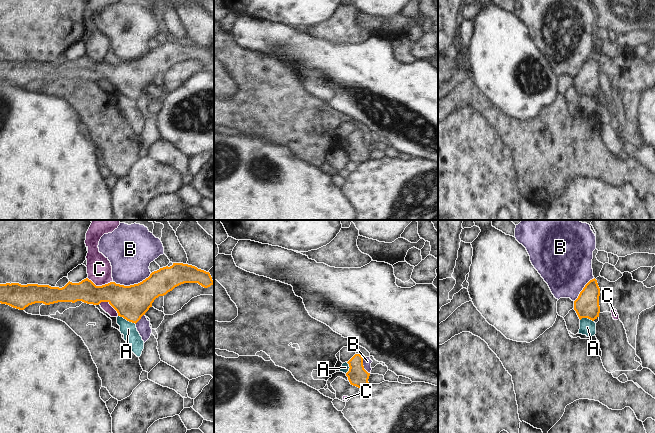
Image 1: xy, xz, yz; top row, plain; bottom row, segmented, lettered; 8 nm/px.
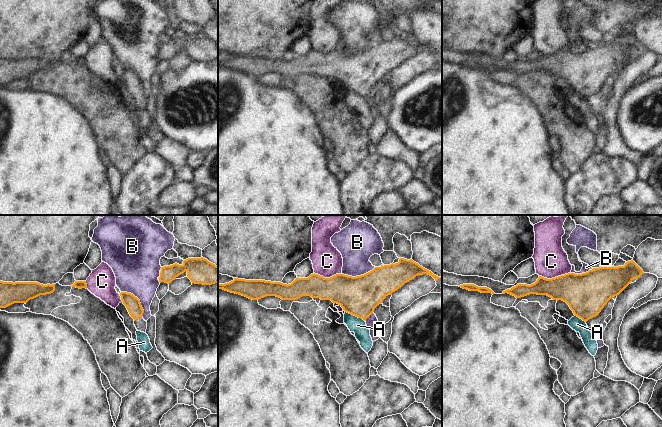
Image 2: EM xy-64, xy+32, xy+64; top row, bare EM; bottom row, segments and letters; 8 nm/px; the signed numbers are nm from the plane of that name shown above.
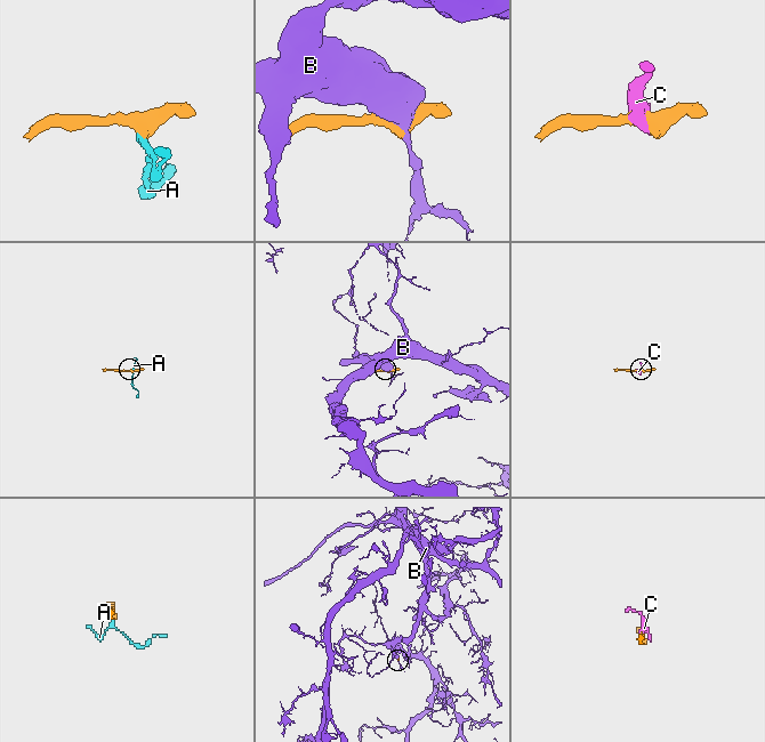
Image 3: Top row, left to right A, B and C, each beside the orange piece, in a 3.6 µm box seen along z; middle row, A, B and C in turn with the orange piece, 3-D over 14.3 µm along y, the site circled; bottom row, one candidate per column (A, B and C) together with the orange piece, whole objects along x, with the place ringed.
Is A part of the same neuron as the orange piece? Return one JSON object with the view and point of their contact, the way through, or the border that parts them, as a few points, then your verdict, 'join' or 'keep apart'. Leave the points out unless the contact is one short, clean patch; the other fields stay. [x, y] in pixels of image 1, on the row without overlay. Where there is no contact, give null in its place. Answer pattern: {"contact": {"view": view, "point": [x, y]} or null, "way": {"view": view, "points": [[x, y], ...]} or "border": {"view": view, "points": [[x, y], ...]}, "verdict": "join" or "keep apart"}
{"contact": {"view": "xy", "point": [127, 96]}, "border": {"view": "xy", "points": [[118, 91], [135, 100]]}, "verdict": "keep apart"}

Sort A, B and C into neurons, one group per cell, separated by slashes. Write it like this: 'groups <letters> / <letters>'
groups A / B / C

